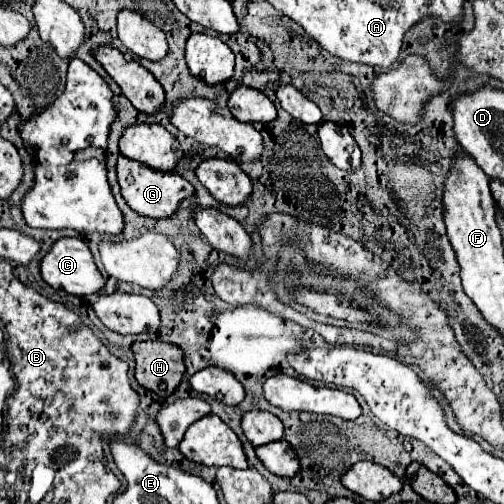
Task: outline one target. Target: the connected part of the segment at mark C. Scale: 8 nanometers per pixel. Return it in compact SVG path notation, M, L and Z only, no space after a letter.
M63 237L53 243L53 247L41 259L41 277L53 289L63 289L73 295L91 295L103 289L105 285L105 279L101 277L89 247L81 239L75 239L75 237Z

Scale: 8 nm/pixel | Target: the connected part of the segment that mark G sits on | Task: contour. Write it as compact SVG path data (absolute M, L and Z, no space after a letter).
M119 155L119 159L117 159L117 179L119 179L121 195L127 201L127 205L143 217L153 217L153 219L171 217L177 211L179 203L193 195L191 183L187 179L183 179L181 175L153 169L141 161L133 161L123 155Z

